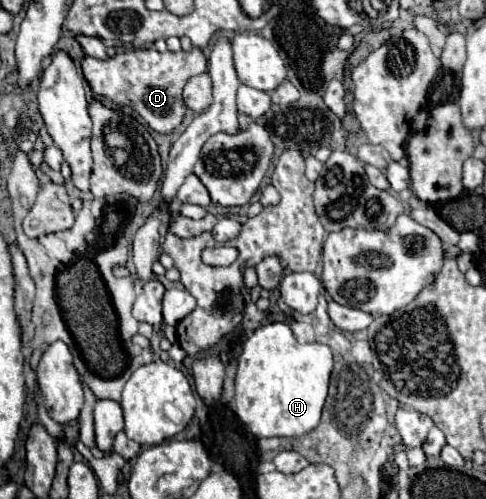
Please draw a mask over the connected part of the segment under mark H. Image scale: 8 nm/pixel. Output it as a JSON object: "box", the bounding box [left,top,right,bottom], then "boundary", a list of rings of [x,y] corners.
{"box":[235,323,333,437],"boundary":[[[285,323],[259,327],[245,343],[235,375],[235,413],[257,437],[303,437],[321,419],[333,369],[331,349],[323,343],[297,343]]]}

